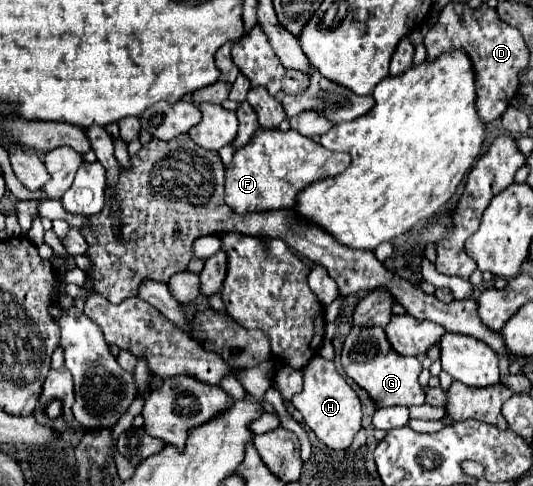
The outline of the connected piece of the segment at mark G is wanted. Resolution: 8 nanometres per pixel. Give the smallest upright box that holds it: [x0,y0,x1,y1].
[341,325,425,407]

